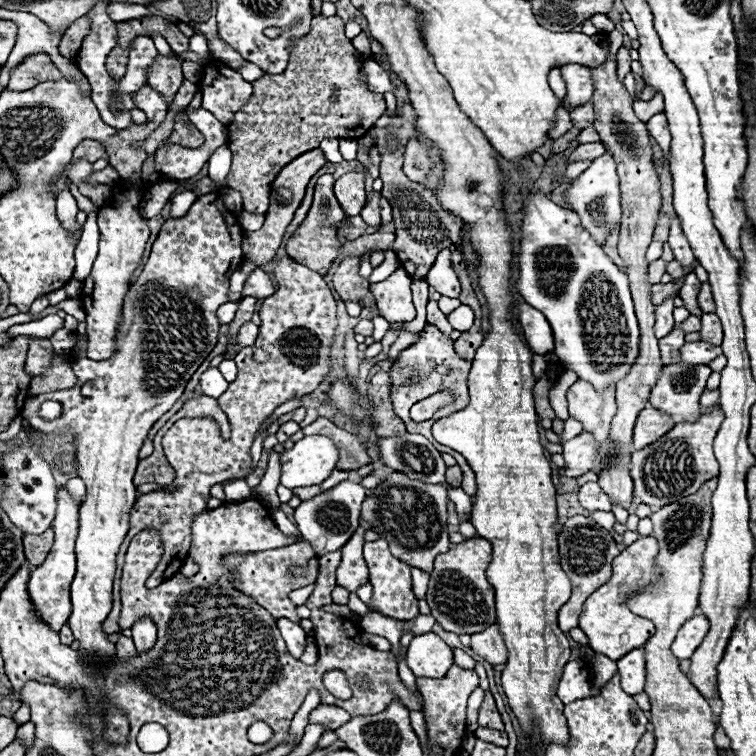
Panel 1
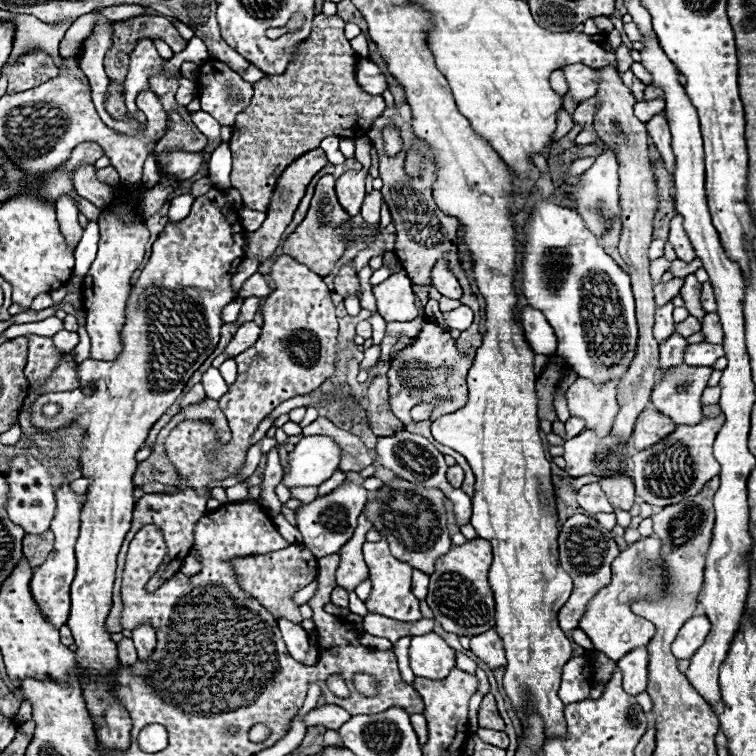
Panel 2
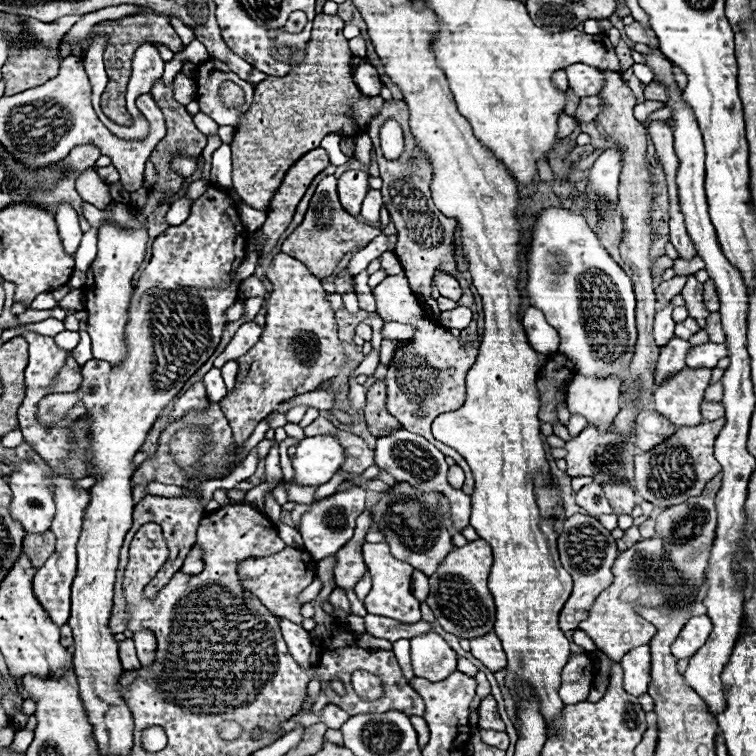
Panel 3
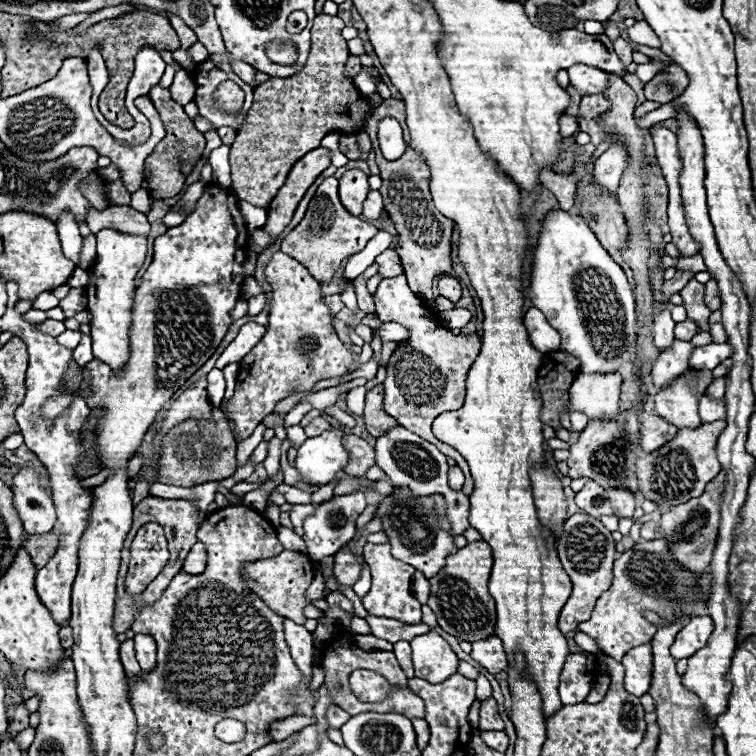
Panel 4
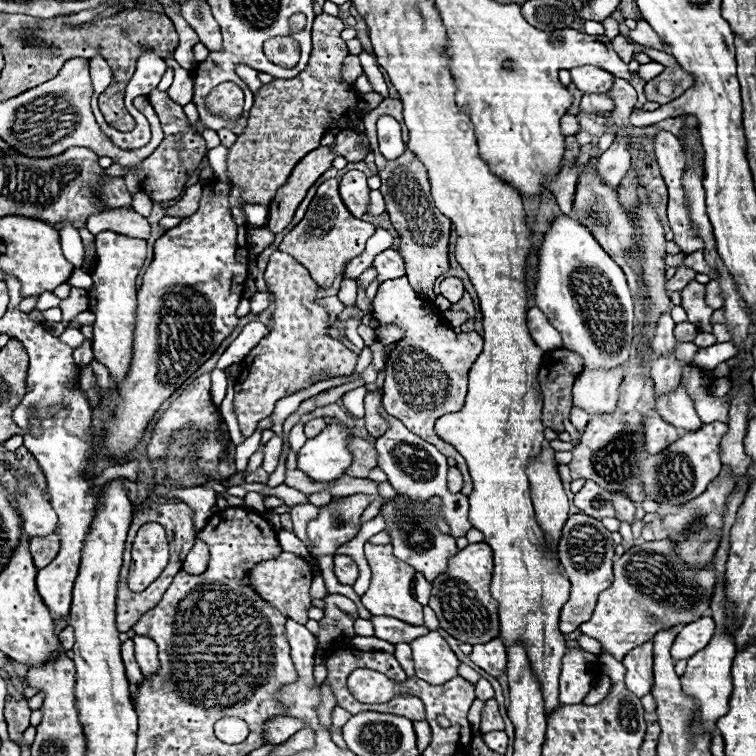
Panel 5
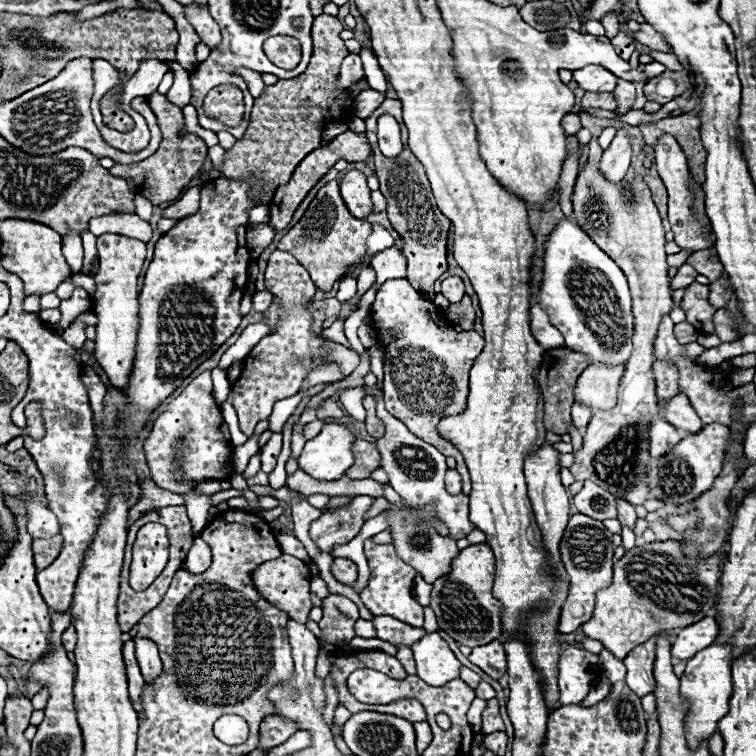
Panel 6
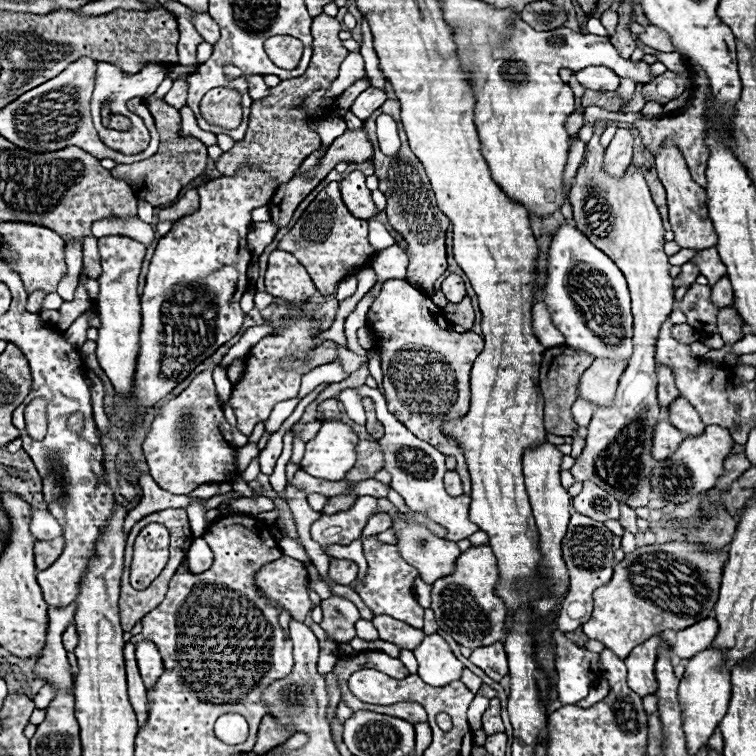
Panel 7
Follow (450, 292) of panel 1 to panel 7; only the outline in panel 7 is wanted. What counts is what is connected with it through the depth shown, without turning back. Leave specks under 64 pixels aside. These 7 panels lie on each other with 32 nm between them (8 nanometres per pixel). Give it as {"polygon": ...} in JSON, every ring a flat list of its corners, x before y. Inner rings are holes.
{"polygon":[[450,274,450,276,442,282,442,292,446,294,446,298,448,298,452,304,462,302,462,298,466,296,466,288,464,288,462,278,456,276,456,274]]}

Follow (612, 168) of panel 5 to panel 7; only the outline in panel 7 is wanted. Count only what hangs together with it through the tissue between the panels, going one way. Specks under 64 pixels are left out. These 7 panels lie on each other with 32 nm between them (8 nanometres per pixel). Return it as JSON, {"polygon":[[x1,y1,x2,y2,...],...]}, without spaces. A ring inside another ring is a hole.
{"polygon":[[618,128,610,146,606,148,606,170,618,178,632,162,632,134,626,128]]}

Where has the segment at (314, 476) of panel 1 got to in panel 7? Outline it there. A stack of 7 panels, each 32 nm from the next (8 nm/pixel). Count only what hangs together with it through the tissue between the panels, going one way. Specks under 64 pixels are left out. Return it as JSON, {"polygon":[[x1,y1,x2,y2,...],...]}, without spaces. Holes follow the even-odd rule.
{"polygon":[[324,422,318,436,306,444,306,452,302,458,302,470,316,478,324,480,344,480,346,474,354,468,356,464,356,444,360,438,356,432,344,424,344,422]]}

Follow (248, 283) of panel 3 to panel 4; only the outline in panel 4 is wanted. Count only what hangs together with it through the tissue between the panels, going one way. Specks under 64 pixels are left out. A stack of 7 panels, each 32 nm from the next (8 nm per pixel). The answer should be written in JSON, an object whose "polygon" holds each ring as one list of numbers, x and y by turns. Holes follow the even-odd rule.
{"polygon":[[250,276,250,278,246,278,244,284,242,284,242,294,240,294,240,298,248,300,248,298,252,298,252,296,256,296,256,294,262,294,262,288,260,288,258,282]]}

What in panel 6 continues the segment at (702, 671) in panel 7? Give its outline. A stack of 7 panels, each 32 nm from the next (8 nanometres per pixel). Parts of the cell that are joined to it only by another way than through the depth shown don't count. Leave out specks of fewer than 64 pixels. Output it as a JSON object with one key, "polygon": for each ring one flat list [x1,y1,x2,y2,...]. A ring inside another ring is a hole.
{"polygon":[[710,644,706,650,700,650,700,654,688,660,686,672,680,678,680,694,688,702,686,738,692,750,696,750,700,742,708,740,714,734,718,720,728,712,728,700,732,692,730,650,732,648,728,644]]}

